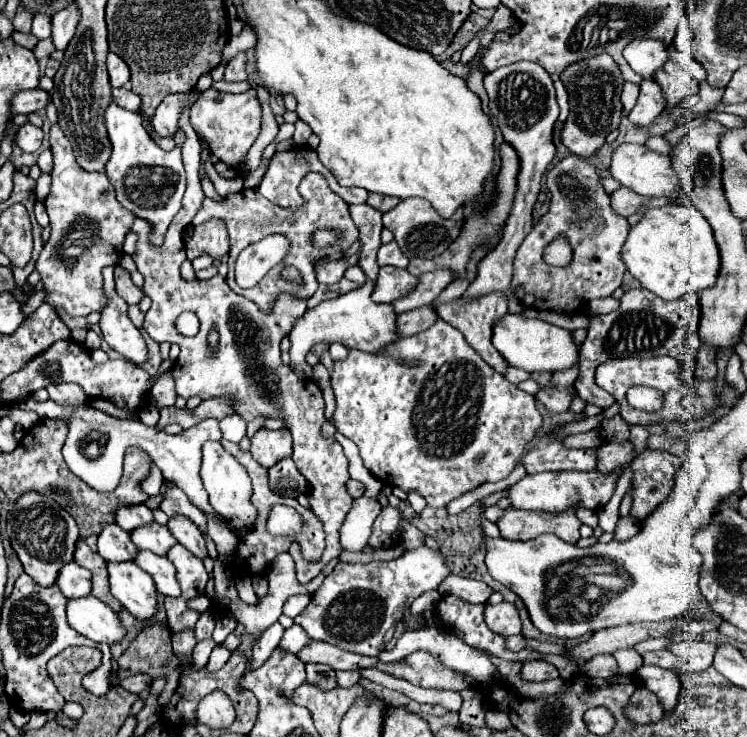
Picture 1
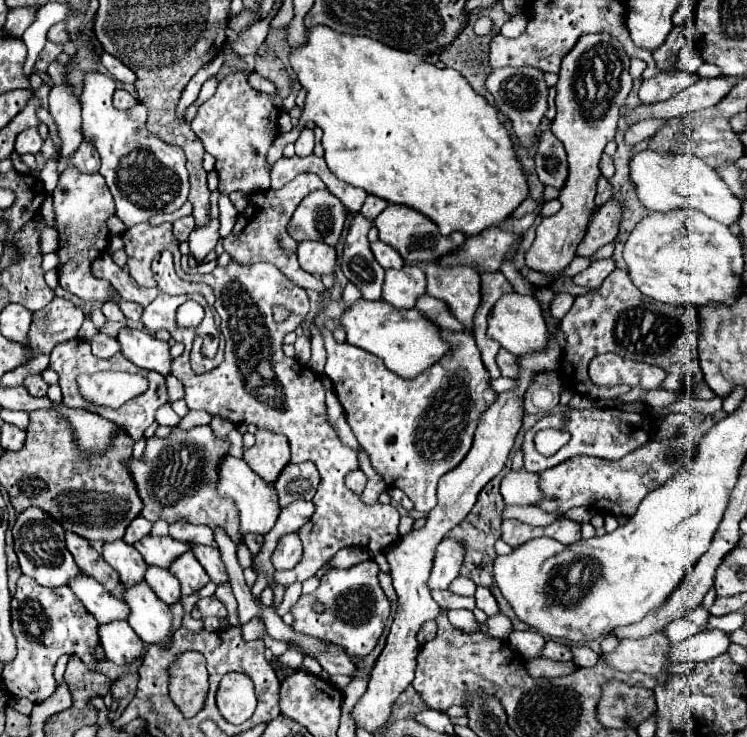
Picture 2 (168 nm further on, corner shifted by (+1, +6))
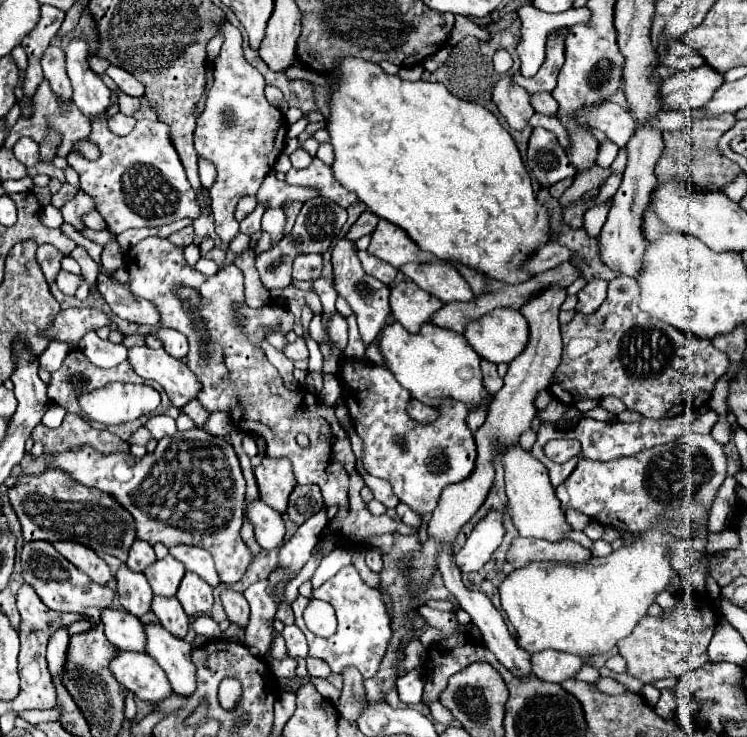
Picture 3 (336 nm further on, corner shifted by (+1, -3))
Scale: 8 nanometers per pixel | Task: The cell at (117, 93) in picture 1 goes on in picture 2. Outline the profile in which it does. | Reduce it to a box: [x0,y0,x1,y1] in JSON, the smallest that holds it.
[113,89,137,109]

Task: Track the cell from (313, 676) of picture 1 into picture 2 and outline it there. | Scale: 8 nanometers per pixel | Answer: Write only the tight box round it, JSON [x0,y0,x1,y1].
[279,651,305,669]

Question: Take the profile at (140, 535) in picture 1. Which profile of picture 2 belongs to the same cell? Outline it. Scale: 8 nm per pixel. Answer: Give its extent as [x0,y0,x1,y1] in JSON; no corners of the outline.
[135,535,187,567]

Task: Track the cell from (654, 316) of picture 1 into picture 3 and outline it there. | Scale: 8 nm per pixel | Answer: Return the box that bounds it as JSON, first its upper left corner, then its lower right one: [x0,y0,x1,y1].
[549,276,729,420]

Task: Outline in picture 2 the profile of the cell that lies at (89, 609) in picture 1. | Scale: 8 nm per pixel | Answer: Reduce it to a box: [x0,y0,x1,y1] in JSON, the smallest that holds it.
[97,621,143,665]

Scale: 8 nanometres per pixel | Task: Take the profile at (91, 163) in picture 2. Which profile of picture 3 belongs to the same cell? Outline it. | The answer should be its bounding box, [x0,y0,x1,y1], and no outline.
[51,184,79,208]

